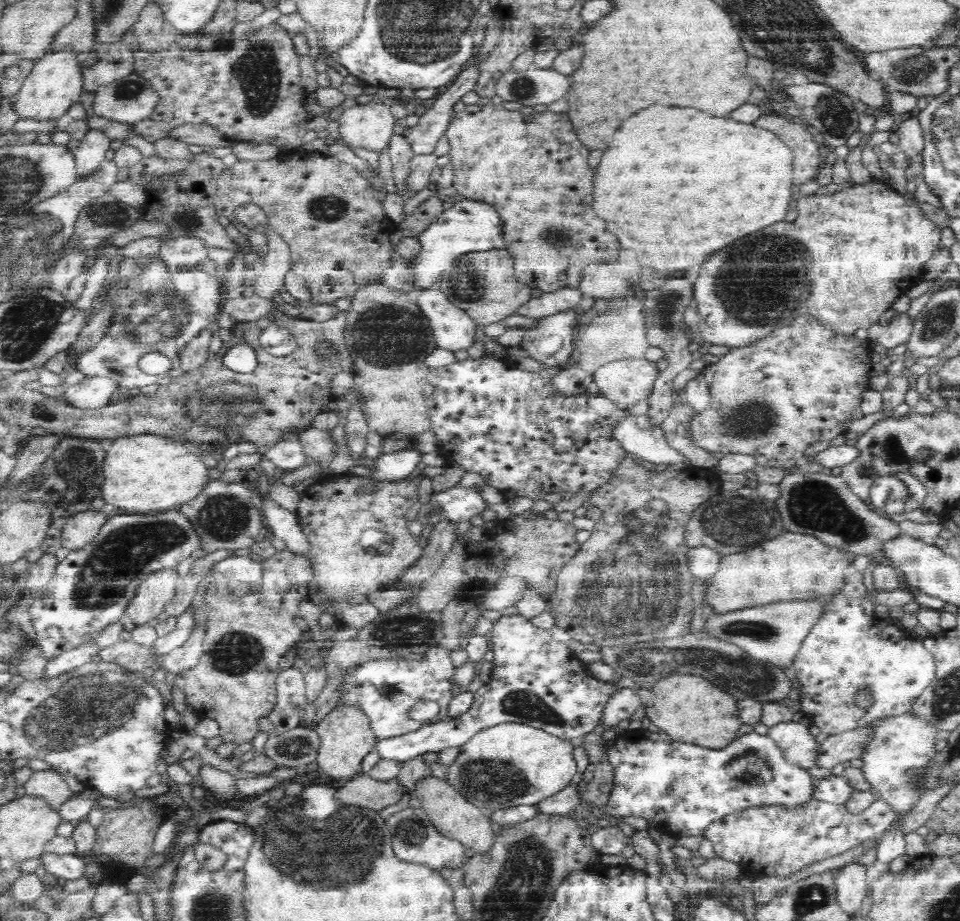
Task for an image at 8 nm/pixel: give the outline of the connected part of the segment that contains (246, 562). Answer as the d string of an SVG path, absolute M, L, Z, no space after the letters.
M242 553L240 556L232 555L222 562L219 561L218 570L228 574L228 578L232 580L253 584L256 588L262 580L264 568L261 559Z

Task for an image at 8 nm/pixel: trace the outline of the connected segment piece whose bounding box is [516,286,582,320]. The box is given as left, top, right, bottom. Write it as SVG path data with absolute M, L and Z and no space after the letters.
M564 286L552 292L542 292L537 298L531 298L526 304L520 306L516 313L526 318L540 320L560 310L566 310L580 302L582 292L576 286Z

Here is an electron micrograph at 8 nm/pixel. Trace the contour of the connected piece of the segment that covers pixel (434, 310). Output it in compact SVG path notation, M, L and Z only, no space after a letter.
M434 287L412 295L422 314L428 319L435 344L452 352L468 349L475 337L475 322L452 304L446 294Z

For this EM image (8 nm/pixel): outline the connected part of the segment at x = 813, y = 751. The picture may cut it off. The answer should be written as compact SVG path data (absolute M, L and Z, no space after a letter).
M799 717L769 726L768 734L783 751L783 758L788 764L805 769L814 766L819 744Z

